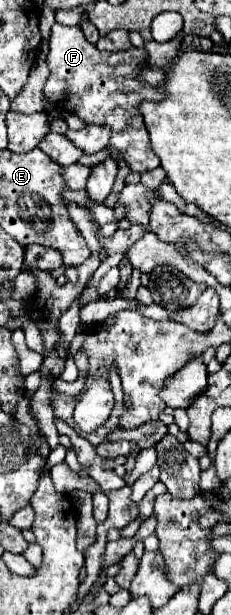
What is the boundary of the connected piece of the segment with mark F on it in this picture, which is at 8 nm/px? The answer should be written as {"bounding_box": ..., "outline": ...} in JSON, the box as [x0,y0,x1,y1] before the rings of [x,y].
{"bounding_box":[44,24,166,172],"outline":[[[54,24],[50,34],[50,52],[46,64],[50,76],[44,84],[44,96],[70,114],[76,114],[88,124],[106,124],[112,128],[108,150],[118,150],[130,164],[132,172],[148,172],[160,166],[158,156],[150,148],[148,132],[138,106],[146,102],[160,102],[166,98],[160,86],[150,86],[140,78],[148,54],[144,48],[130,48],[124,52],[100,52],[90,44],[80,26]]]}

